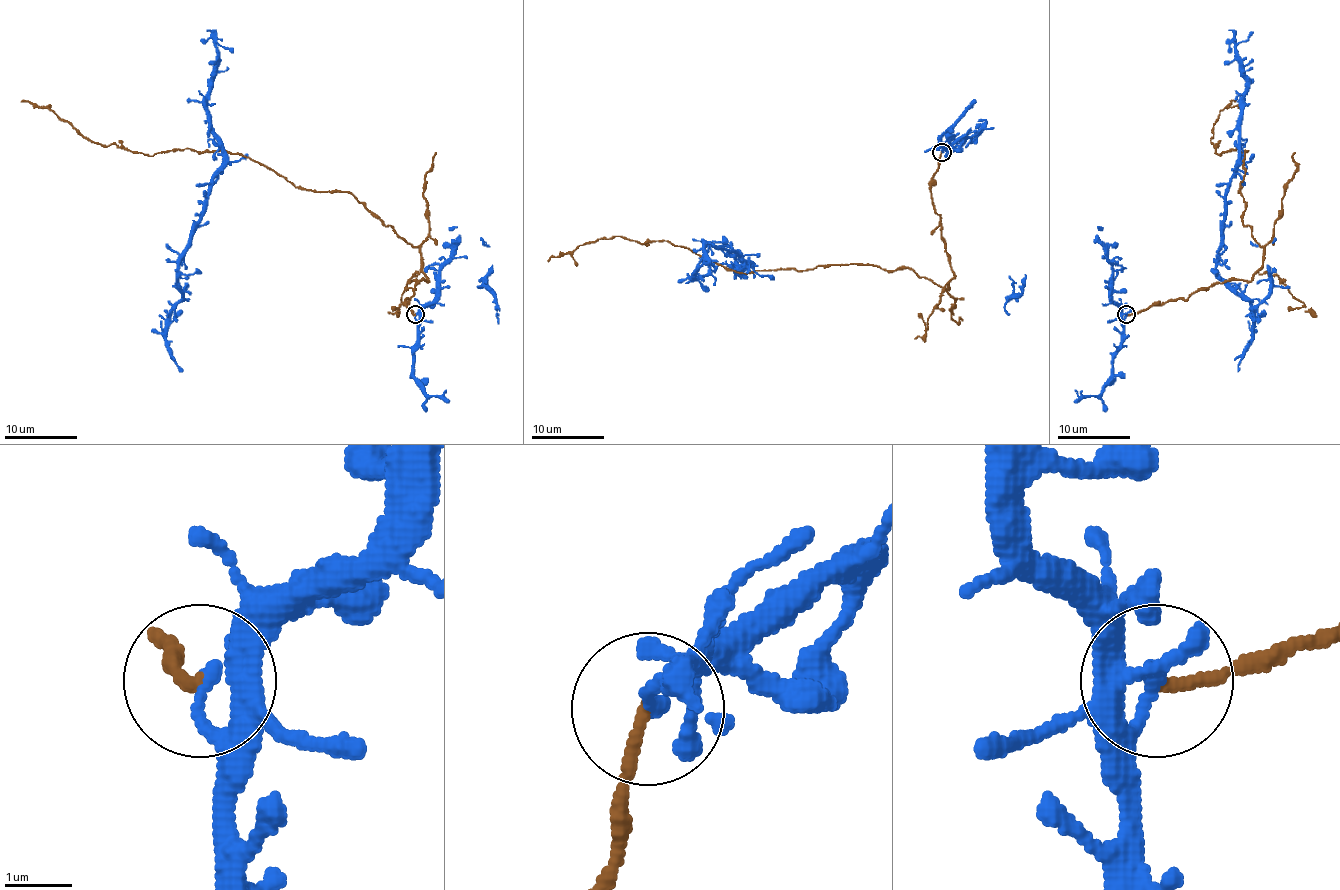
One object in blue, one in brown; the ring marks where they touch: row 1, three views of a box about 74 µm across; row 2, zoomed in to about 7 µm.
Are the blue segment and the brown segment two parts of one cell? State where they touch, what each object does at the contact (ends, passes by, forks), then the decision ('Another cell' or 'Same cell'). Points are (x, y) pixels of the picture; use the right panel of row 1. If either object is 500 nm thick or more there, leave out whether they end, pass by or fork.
Place: (1126, 314). At the ring blue ends. At the ring brown ends. Another cell

